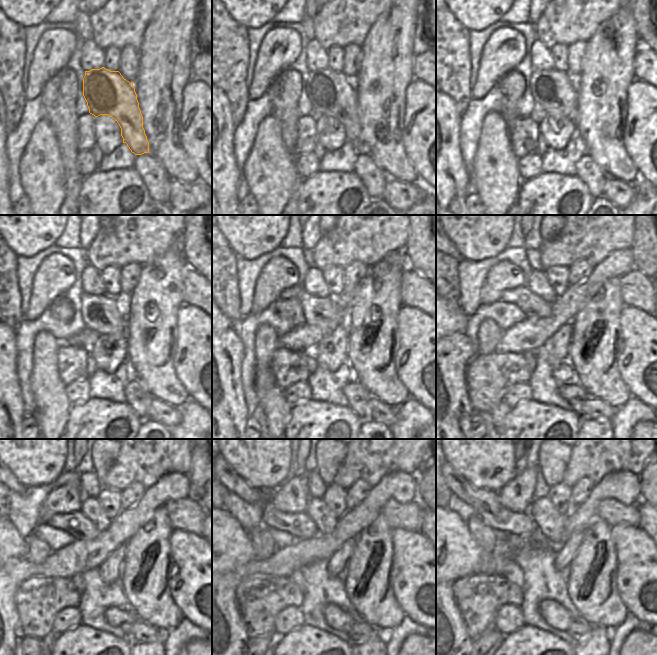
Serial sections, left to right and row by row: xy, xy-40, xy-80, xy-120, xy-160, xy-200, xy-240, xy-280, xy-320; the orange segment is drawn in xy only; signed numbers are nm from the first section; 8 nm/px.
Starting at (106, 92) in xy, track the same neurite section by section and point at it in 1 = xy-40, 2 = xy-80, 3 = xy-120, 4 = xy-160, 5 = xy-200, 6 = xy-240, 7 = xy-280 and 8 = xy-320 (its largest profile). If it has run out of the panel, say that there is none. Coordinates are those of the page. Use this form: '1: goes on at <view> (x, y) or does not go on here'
1: goes on at xy-40 (331, 93)
2: goes on at xy-80 (554, 92)
3: goes on at xy-120 (105, 315)
4: goes on at xy-160 (323, 312)
5: goes on at xy-200 (534, 307)
6: goes on at xy-240 (76, 524)
7: goes on at xy-280 (300, 525)
8: goes on at xy-320 (486, 503)

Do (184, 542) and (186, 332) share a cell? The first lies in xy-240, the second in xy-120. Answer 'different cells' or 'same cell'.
same cell

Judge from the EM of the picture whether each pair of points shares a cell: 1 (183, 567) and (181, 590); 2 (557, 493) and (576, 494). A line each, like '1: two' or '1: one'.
1: one
2: two

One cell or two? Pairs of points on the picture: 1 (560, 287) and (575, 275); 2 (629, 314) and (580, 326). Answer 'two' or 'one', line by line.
1: two
2: two

